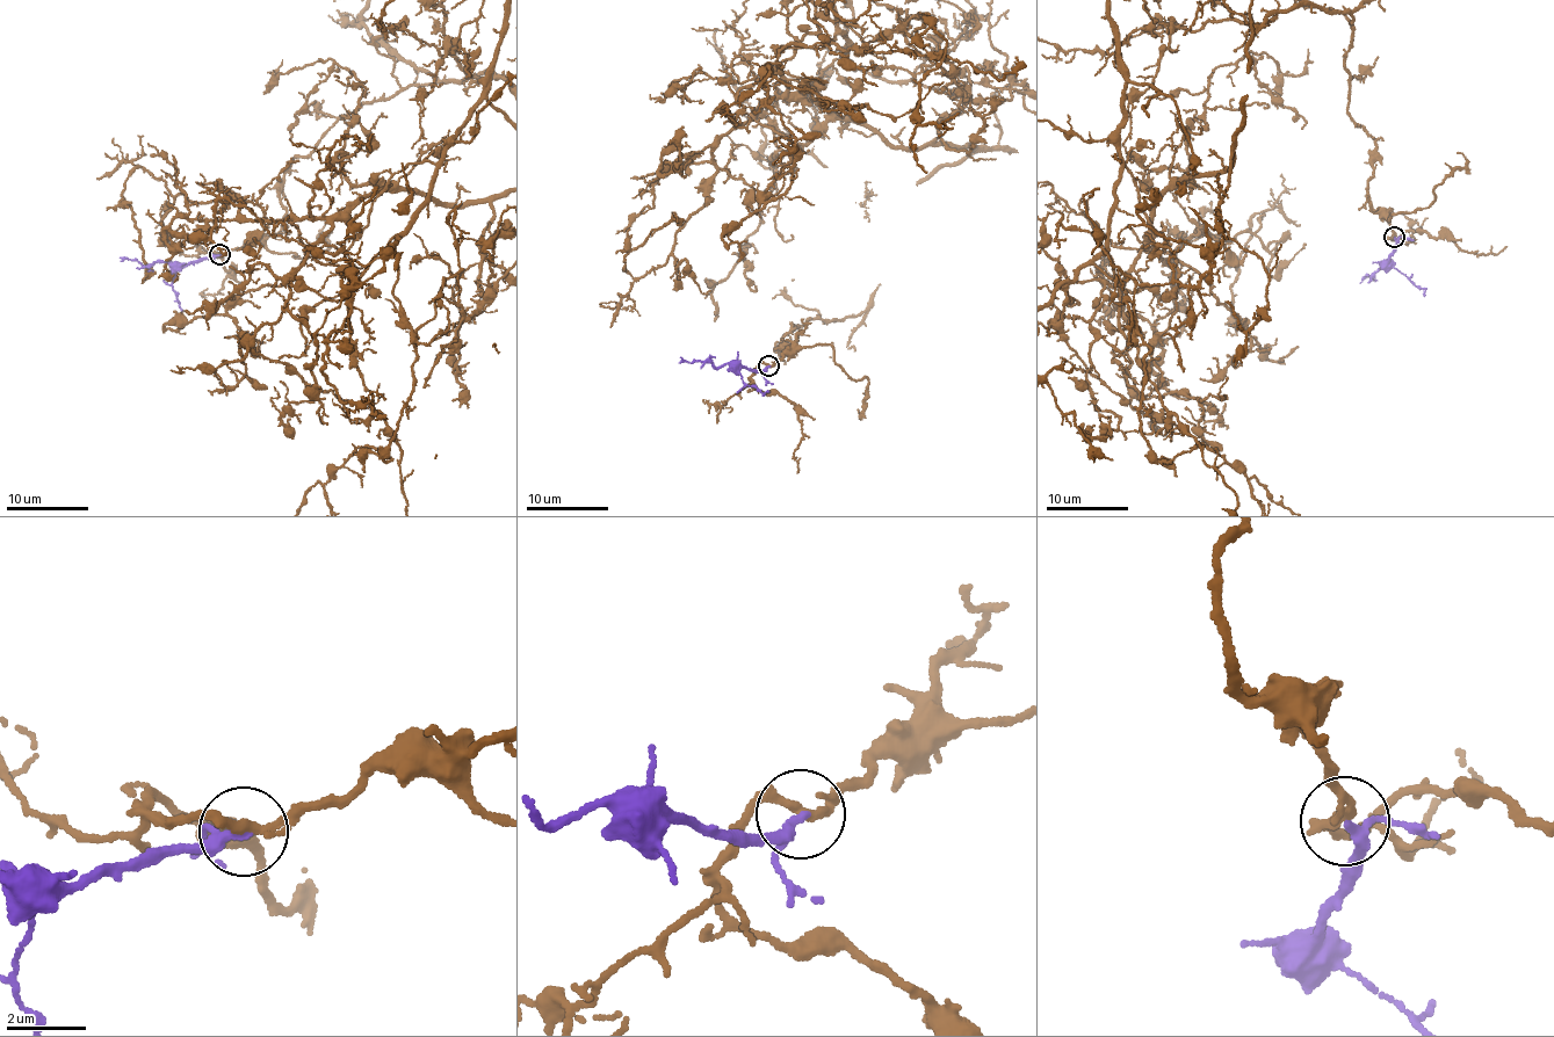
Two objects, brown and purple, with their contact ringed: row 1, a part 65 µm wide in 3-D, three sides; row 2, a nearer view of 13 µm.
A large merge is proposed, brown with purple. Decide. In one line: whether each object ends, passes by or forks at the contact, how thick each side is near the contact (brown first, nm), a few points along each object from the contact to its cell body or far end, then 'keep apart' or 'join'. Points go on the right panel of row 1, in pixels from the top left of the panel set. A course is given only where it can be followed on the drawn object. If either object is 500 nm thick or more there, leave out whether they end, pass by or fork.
brown passes by; purple passes by; calibres 240 and 200 nm; course purple (1394, 237), (1396, 244), (1387, 261), (1359, 283); keep apart

